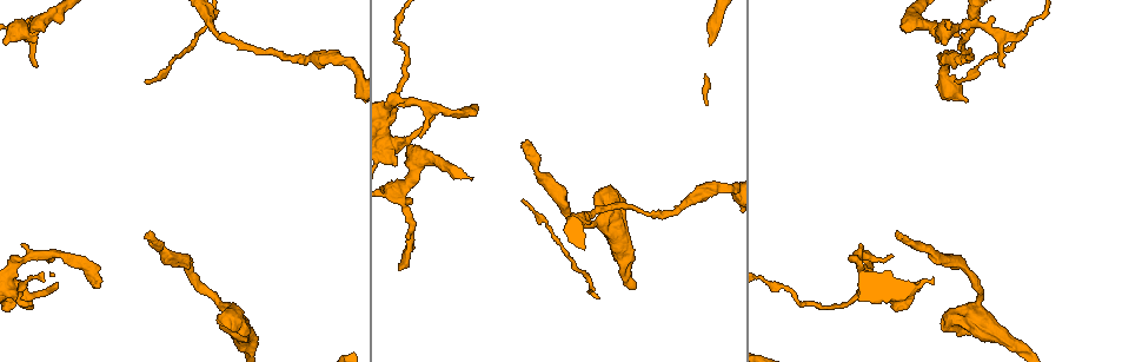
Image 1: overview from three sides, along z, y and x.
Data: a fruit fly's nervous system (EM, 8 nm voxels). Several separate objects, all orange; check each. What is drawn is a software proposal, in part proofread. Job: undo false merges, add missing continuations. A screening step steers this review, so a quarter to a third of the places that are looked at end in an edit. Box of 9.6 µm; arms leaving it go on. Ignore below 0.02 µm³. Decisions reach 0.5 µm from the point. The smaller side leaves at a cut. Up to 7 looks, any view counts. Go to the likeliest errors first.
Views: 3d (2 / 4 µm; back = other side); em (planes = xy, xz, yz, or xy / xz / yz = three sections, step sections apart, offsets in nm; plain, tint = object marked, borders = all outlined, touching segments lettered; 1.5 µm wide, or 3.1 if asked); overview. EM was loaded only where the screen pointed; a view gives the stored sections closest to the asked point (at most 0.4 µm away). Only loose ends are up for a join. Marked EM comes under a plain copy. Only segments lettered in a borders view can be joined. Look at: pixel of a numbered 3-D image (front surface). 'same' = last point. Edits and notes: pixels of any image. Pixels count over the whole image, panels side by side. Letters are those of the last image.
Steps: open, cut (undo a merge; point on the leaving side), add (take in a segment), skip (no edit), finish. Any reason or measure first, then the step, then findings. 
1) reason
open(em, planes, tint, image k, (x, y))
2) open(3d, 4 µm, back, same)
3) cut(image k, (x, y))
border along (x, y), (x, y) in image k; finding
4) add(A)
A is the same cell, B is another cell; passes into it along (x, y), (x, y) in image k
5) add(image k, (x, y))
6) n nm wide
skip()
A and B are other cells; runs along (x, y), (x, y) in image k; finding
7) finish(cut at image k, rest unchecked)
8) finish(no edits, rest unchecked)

long arm stops here
open(em, xz, step 8, borders, image 1, (897, 230))

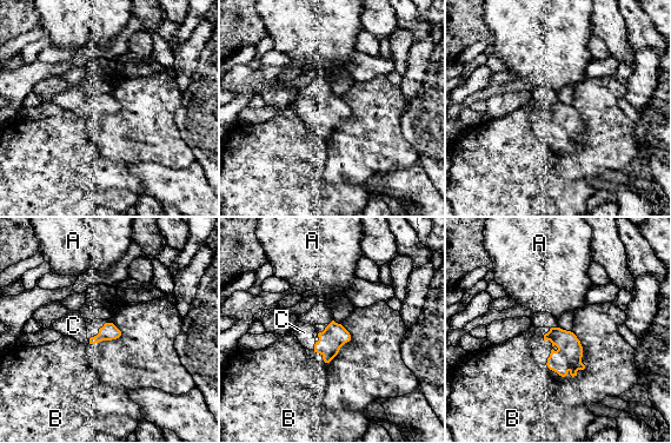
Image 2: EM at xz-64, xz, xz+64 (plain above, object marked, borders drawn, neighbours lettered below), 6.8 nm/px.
cut it another way
open(em, xy, step 8, borders, same)

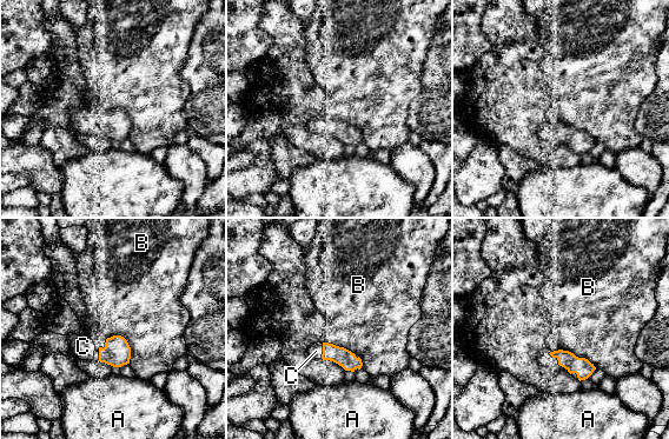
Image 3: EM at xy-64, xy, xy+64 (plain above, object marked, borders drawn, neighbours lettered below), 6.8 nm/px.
add(C)
C is the same cell, A and B are other cells; the neuron continues

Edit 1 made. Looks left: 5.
open(overview)

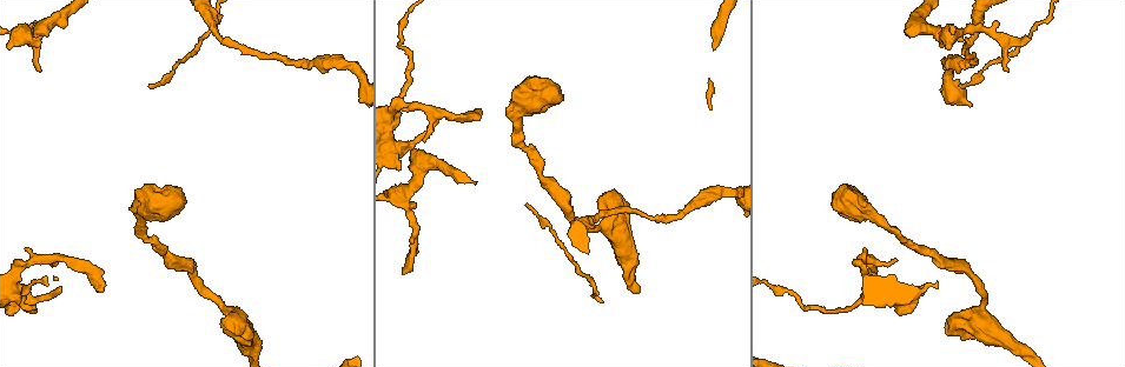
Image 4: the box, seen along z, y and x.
an open end
open(3d, 4 µm, back, image 4, (476, 110))

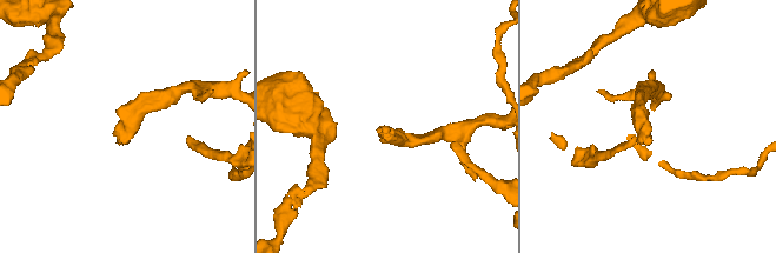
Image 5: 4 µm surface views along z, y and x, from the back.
need the tissue
open(em, planes, borders, image 5, (384, 126))

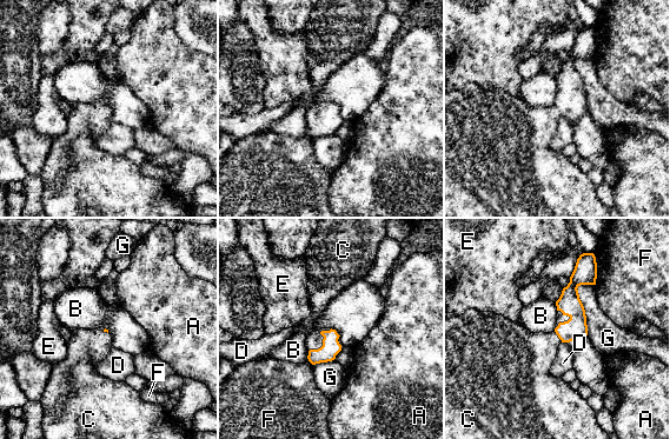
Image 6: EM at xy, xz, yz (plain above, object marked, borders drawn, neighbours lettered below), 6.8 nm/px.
G touches over 360 nm
add(C)
C is the same cell, A, B, D, E, F and G are other cells; it goes on there

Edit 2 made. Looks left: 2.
free end
open(3d, 4 µm, image 4, (412, 149))

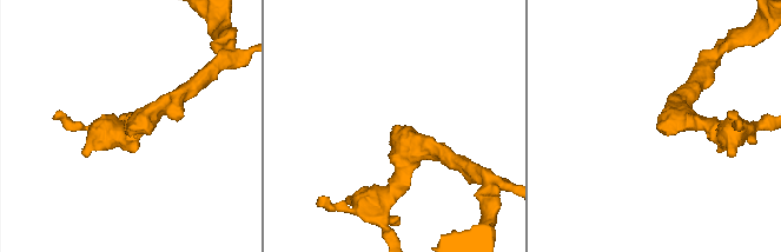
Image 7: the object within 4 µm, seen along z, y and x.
need the tissue
open(em, planes, borders, image 7, (394, 128))

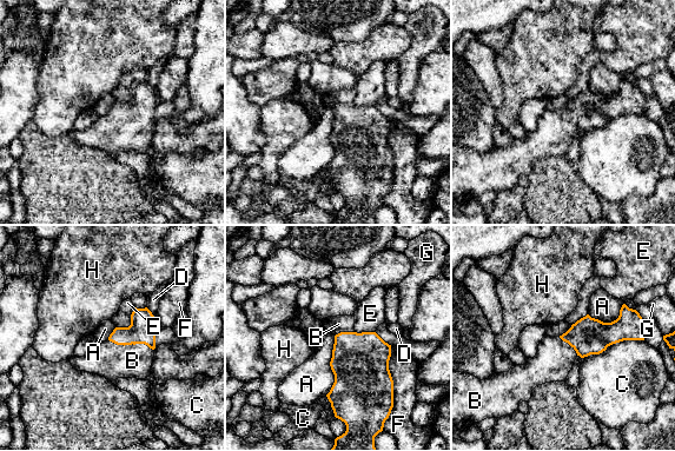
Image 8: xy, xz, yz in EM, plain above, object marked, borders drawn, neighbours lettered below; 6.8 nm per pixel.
add(B)
B is the same cell, A, C, D, E, F, G and H are other cells; passes into it along (143, 329), (131, 344), (107, 359) in image 8; the neuron continues

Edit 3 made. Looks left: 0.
finish(add at image 3, add at image 6, add at image 8, rest unchecked)

